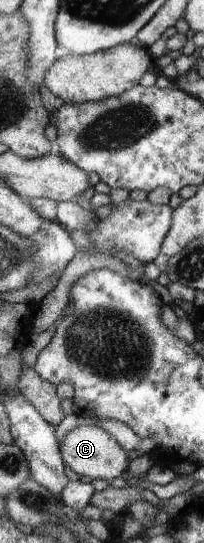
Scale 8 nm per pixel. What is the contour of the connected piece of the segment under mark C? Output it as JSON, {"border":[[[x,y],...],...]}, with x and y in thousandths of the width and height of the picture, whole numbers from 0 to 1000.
{"border":[[[466,783],[382,785],[333,796],[294,816],[319,856],[373,873],[441,882],[544,886],[632,867],[632,832],[613,831],[544,797]]]}

